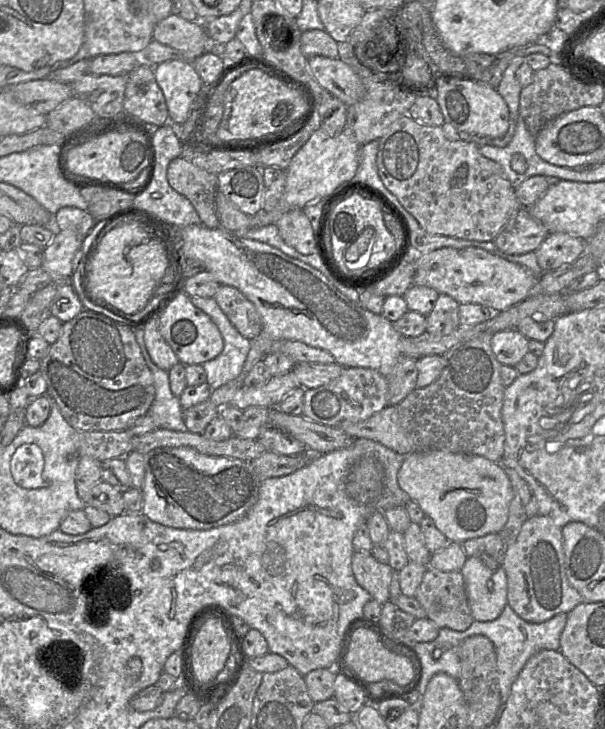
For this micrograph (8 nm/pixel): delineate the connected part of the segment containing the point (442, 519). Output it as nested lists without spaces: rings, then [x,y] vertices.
[[[443,450],[414,451],[405,456],[397,473],[397,481],[410,499],[434,521],[441,533],[449,541],[458,543],[490,533],[499,533],[507,522],[509,505],[514,497],[511,482],[501,463],[475,454]]]

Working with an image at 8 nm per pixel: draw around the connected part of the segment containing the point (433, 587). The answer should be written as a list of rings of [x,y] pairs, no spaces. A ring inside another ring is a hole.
[[[427,567],[421,584],[414,595],[426,612],[426,618],[433,621],[439,628],[450,628],[465,631],[473,623],[463,576],[460,571],[440,571]]]

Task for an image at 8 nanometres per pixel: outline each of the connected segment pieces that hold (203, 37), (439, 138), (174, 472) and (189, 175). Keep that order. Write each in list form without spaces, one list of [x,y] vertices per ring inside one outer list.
[[[170,14],[156,23],[153,31],[153,40],[180,51],[185,57],[183,61],[194,62],[204,53],[216,50],[216,46],[211,42],[200,21],[187,21],[174,14]]]
[[[408,114],[403,115],[385,129],[384,134],[379,139],[376,165],[378,175],[384,186],[397,197],[402,206],[418,221],[421,228],[430,235],[443,235],[480,242],[493,241],[511,217],[522,207],[515,194],[515,189],[512,187],[502,167],[498,163],[484,157],[476,143],[464,142],[463,140],[451,141],[445,137],[442,127],[424,125],[411,118]]]
[[[185,446],[153,449],[145,454],[141,513],[154,522],[178,529],[208,530],[234,523],[244,517],[258,499],[262,481],[254,472],[250,461],[205,455]]]
[[[179,156],[169,163],[167,180],[176,192],[191,202],[204,226],[220,227],[216,212],[217,175]]]

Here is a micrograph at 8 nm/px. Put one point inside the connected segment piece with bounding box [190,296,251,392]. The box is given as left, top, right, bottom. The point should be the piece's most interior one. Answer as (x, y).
(227, 366)

